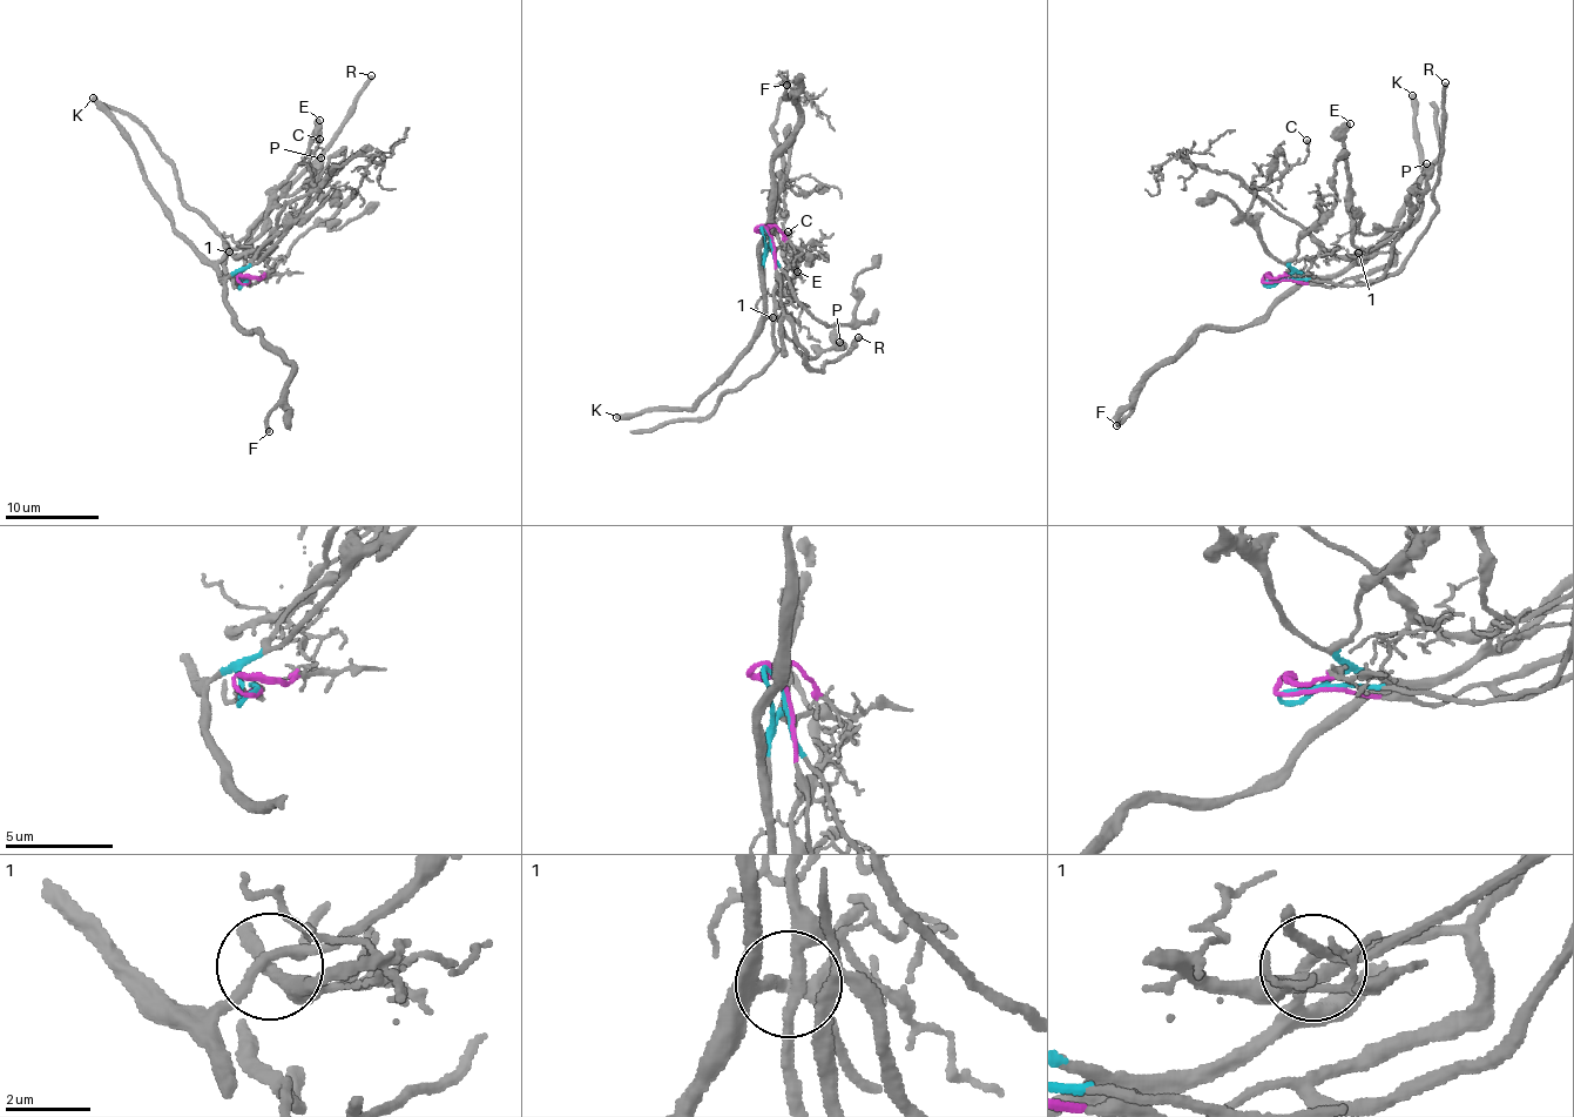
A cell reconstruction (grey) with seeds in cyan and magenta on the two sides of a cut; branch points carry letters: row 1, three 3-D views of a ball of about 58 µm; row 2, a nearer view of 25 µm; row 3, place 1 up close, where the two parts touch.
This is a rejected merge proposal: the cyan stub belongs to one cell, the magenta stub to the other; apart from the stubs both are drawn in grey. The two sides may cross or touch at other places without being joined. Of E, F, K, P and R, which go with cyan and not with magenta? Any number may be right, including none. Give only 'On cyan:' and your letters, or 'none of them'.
On cyan: E, F, K, P

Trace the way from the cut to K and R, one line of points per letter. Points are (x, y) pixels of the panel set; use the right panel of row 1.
K: (1277, 280), (1285, 280), (1292, 273), (1335, 276), (1364, 264), (1377, 250), (1421, 174), (1412, 95)
R: (1277, 280), (1336, 287), (1346, 280), (1377, 282), (1402, 266), (1437, 206), (1432, 192), (1443, 154), (1444, 82)

